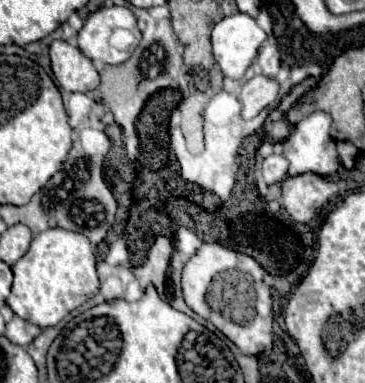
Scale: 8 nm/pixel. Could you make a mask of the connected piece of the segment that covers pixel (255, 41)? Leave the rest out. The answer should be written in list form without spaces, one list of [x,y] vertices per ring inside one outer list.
[[[238,12],[222,18],[212,30],[212,54],[222,74],[240,80],[264,40],[266,32],[248,14]]]

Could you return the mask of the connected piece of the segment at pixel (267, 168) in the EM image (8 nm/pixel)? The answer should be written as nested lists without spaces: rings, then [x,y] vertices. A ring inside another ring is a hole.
[[[270,154],[262,162],[262,178],[266,184],[282,182],[288,176],[288,160],[278,154]]]

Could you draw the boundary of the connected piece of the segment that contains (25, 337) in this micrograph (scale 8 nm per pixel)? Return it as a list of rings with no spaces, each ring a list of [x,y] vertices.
[[[14,316],[14,318],[6,324],[6,332],[4,332],[4,336],[6,336],[12,344],[28,346],[28,344],[38,336],[38,332],[40,332],[38,326],[30,324],[30,322],[26,322],[26,320],[18,318],[18,316]]]

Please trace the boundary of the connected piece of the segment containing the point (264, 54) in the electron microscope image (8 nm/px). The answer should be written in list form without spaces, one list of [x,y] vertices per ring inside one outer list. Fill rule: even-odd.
[[[270,36],[270,44],[268,46],[260,48],[258,58],[256,58],[256,64],[258,64],[260,72],[266,78],[276,78],[276,74],[280,70],[280,52],[278,52],[278,46],[276,46],[274,36]]]

